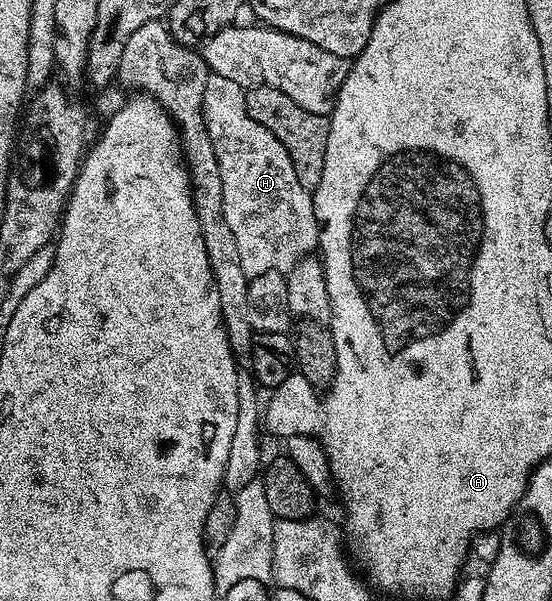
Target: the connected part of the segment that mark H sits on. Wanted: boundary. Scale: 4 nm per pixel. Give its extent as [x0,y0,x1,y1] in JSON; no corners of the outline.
[202,74,320,277]

